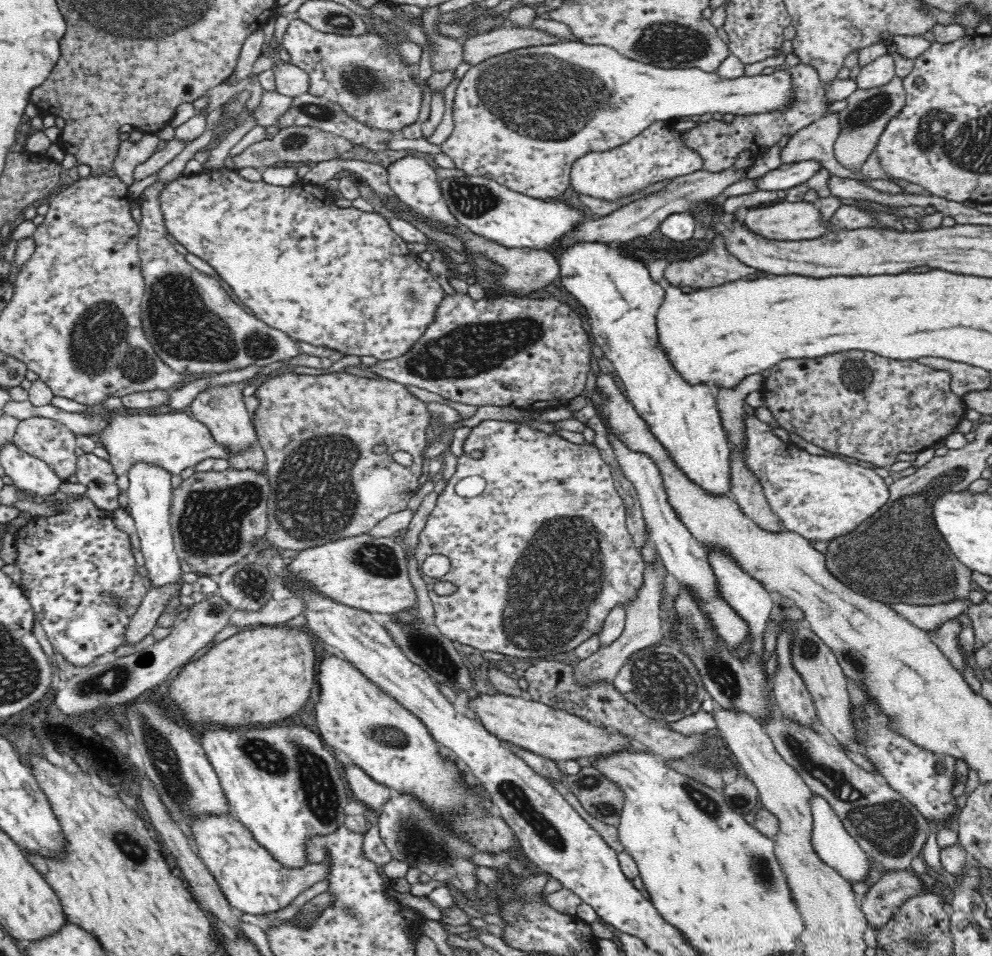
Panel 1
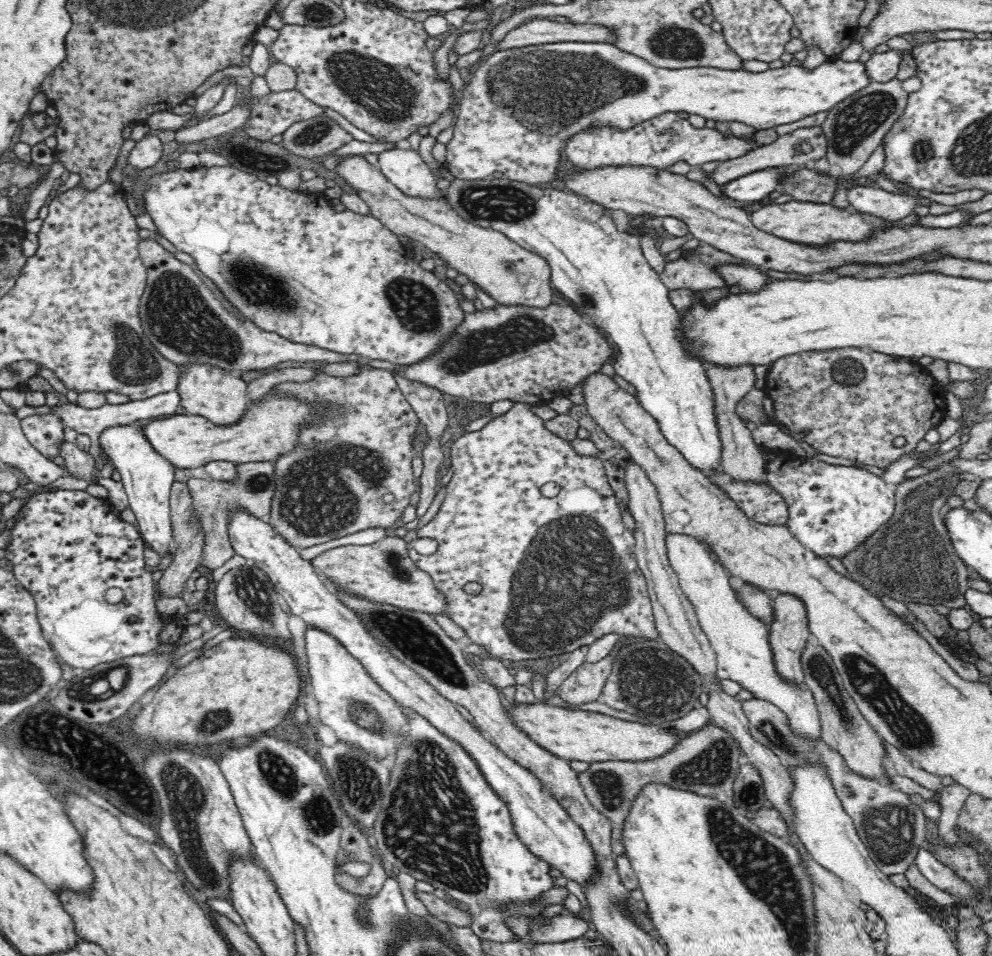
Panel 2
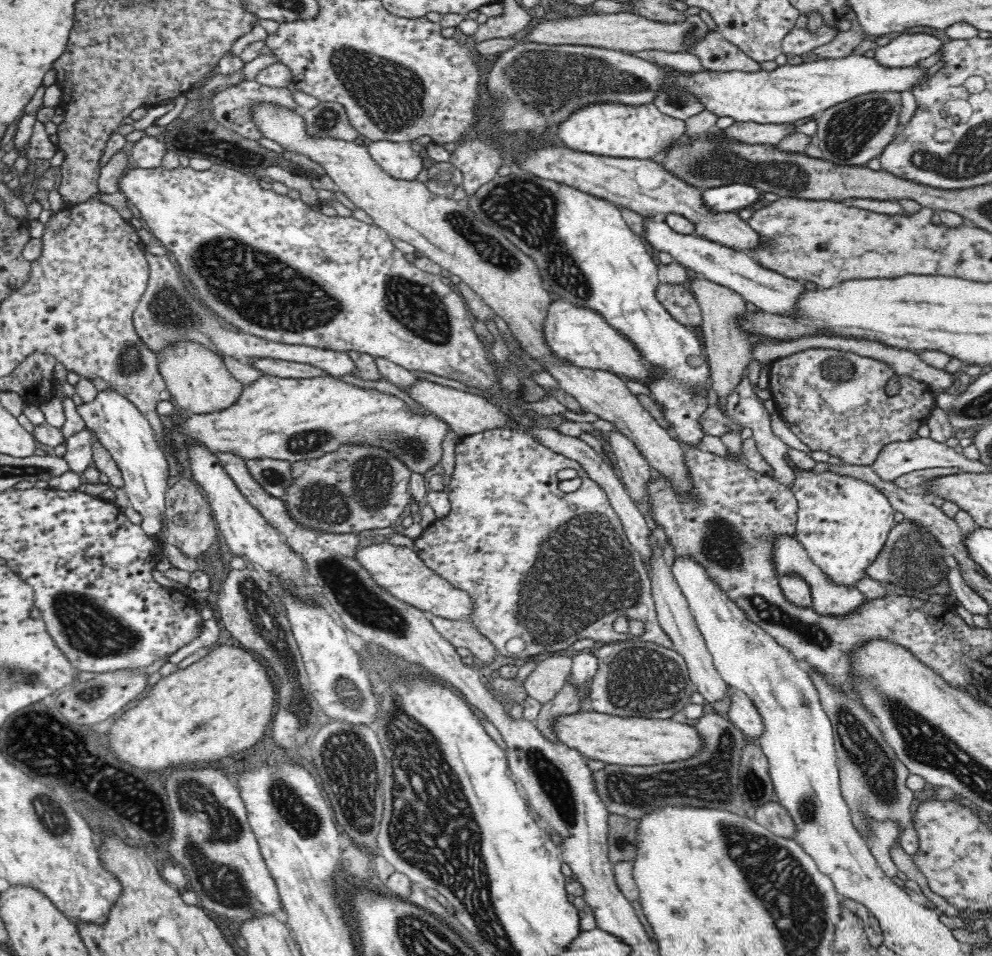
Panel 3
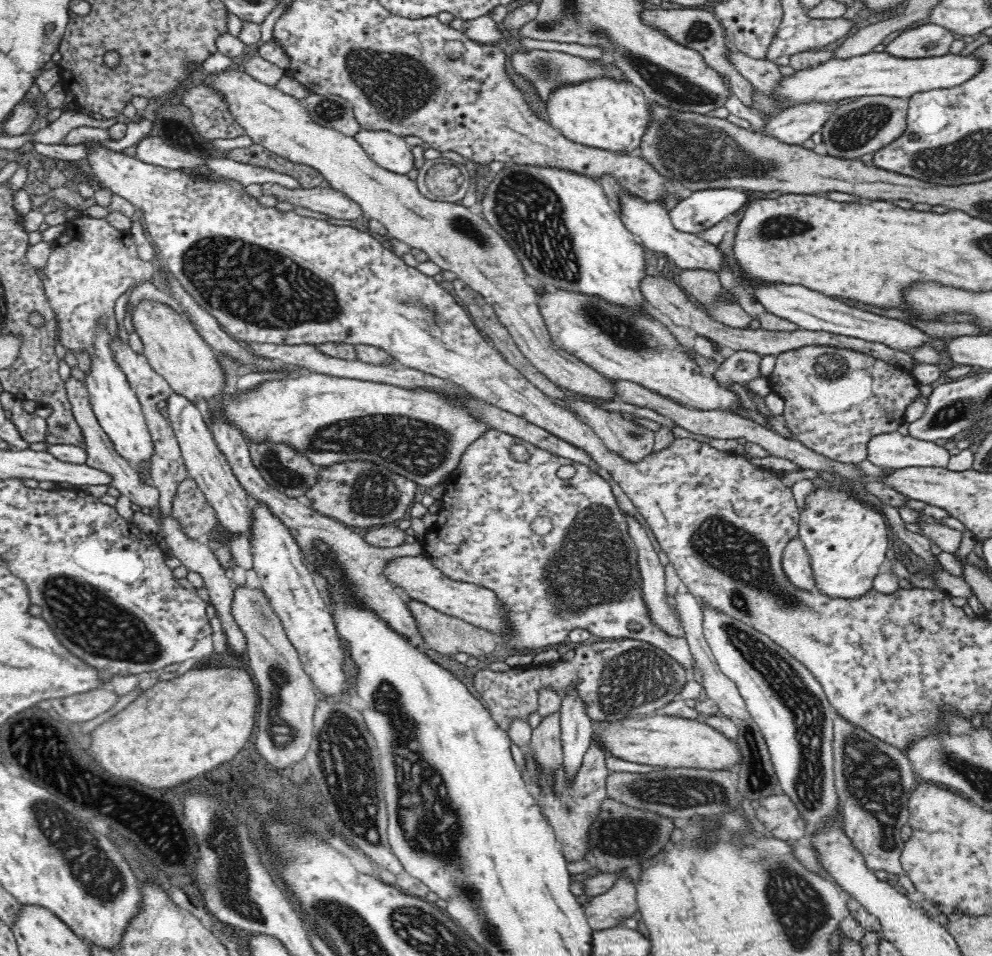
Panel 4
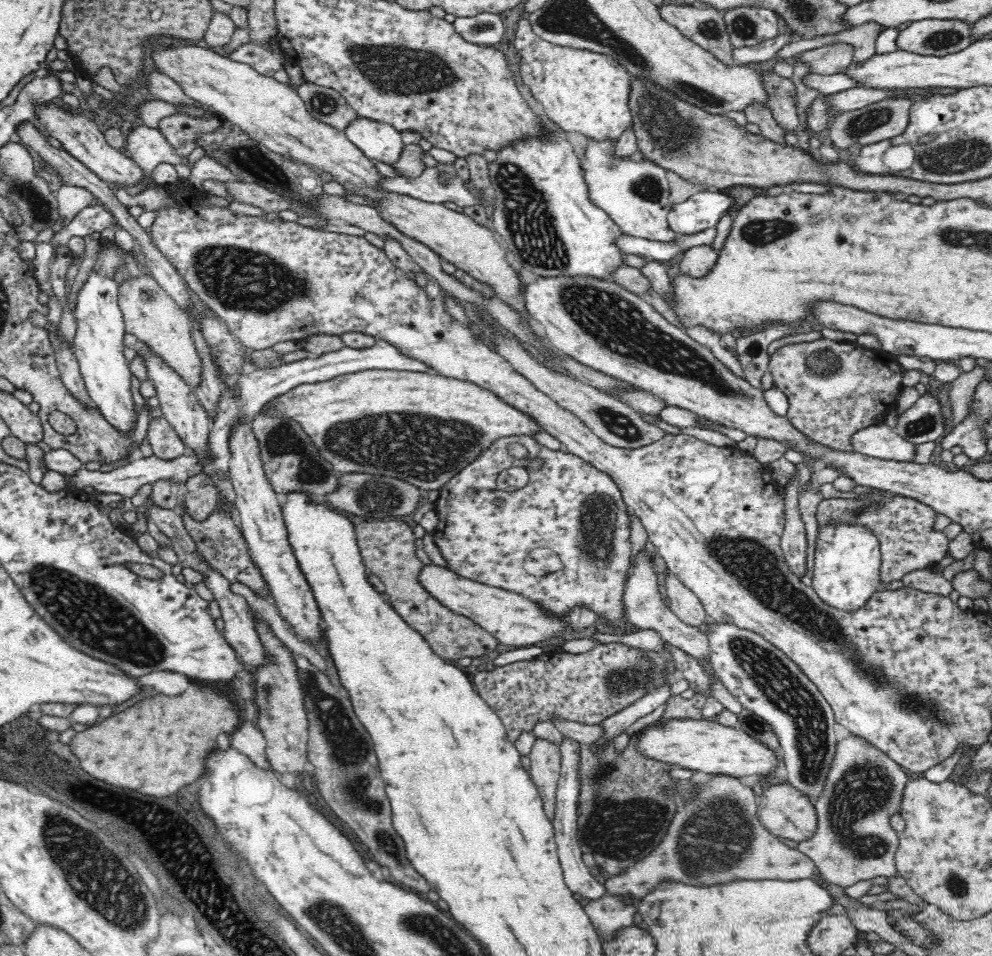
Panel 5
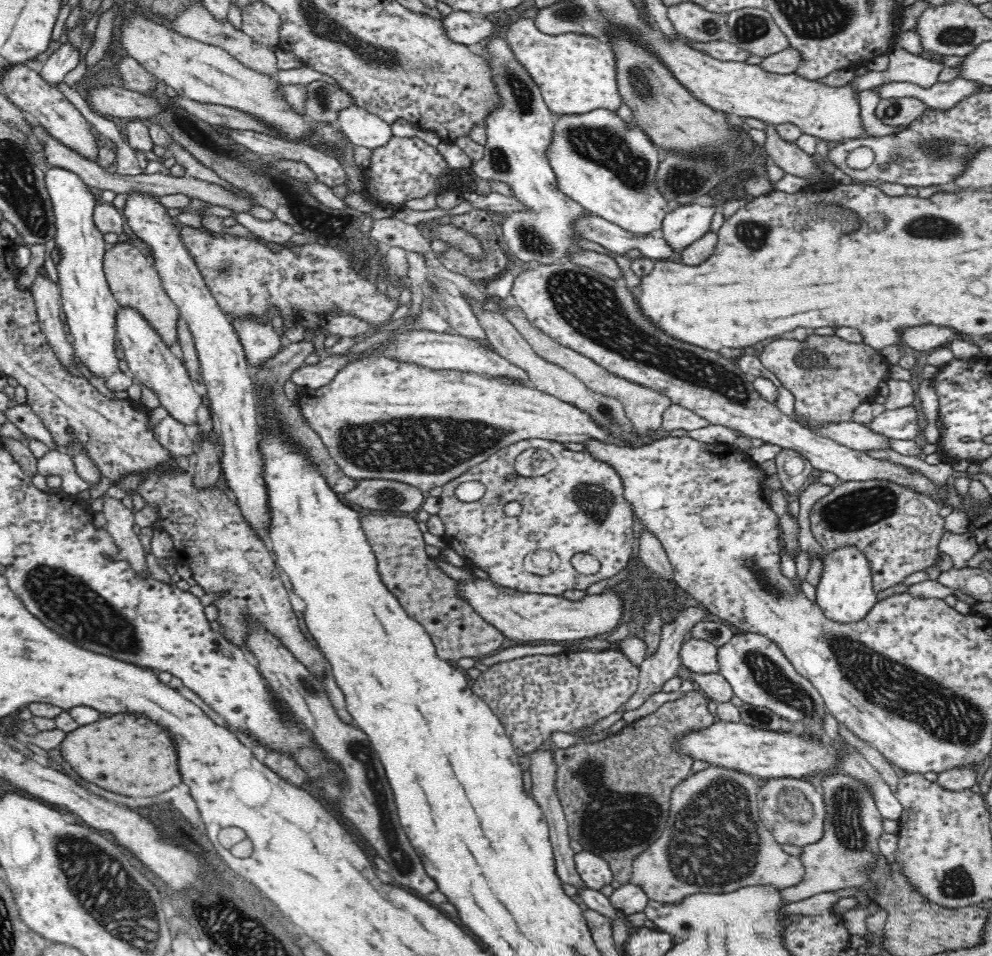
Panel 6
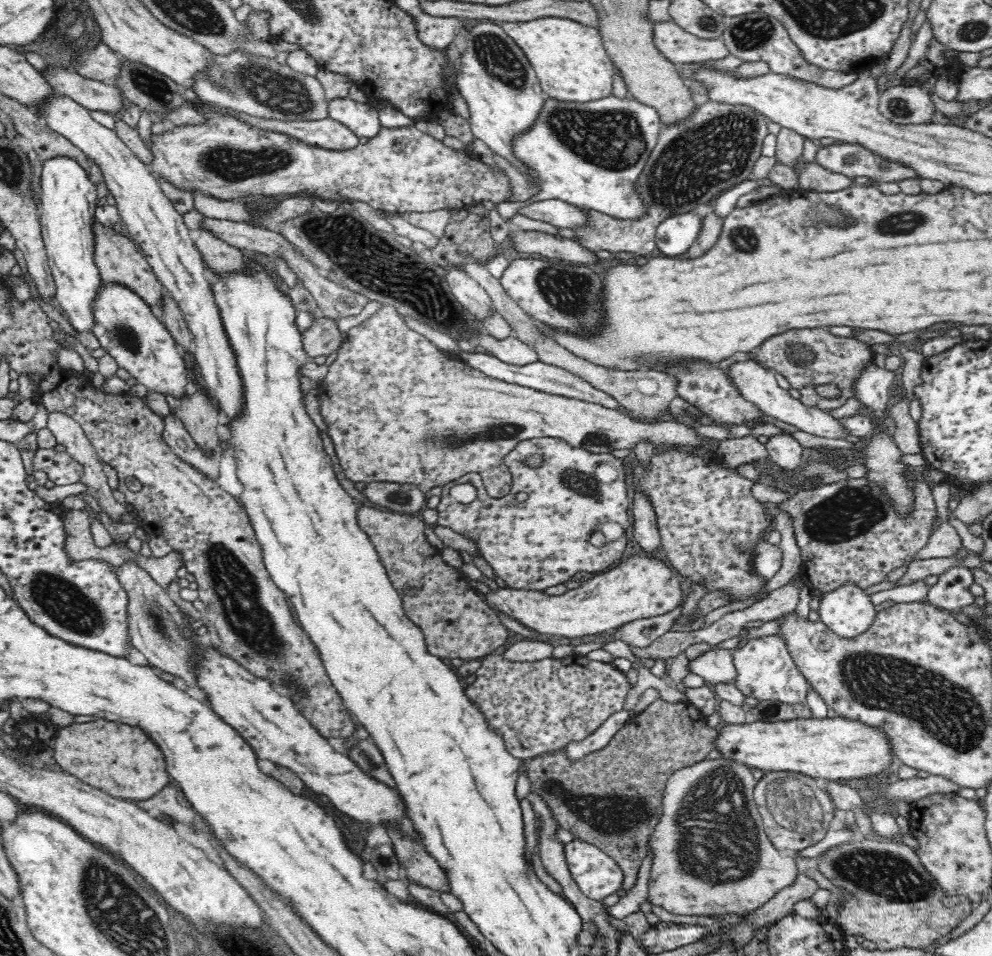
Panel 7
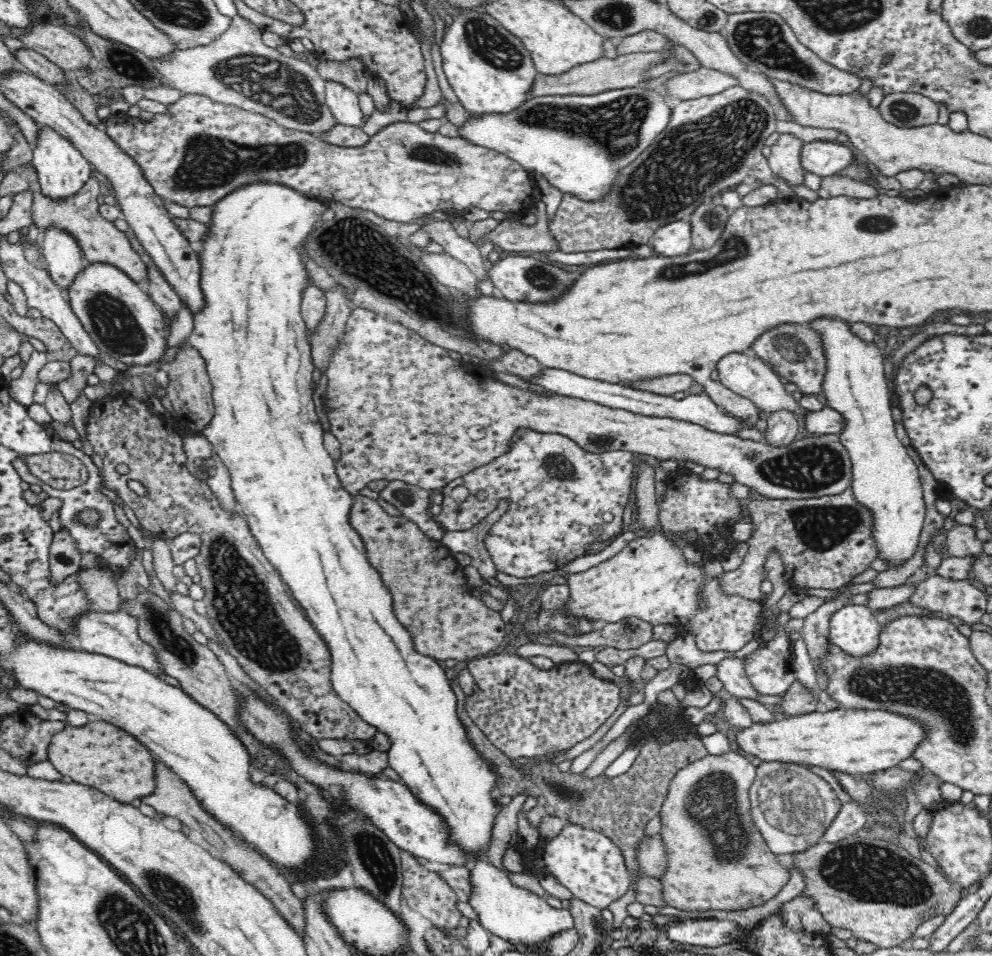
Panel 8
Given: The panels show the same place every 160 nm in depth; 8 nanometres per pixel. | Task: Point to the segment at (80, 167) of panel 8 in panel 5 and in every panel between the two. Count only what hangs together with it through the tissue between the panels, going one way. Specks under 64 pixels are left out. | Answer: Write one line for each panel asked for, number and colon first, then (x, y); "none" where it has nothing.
5: (98, 344)
6: (89, 305)
7: (68, 197)

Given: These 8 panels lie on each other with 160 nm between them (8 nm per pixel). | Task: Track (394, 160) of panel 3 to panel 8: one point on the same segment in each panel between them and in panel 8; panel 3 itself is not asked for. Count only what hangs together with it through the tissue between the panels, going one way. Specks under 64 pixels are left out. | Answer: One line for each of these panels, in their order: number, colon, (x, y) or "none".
4: (392, 152)
5: (379, 140)
6: (363, 128)
7: (362, 119)
8: (343, 102)

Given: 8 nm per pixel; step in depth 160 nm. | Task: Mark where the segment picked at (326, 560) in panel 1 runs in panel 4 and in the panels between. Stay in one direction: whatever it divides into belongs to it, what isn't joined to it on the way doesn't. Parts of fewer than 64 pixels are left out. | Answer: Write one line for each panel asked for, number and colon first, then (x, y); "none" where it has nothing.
2: (384, 572)
3: (399, 570)
4: (416, 576)

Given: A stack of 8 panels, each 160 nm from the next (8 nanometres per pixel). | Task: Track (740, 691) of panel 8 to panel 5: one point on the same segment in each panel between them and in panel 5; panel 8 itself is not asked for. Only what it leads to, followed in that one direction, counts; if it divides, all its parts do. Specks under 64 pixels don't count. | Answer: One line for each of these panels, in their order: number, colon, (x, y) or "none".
5: (643, 605)
6: (700, 657)
7: (717, 666)

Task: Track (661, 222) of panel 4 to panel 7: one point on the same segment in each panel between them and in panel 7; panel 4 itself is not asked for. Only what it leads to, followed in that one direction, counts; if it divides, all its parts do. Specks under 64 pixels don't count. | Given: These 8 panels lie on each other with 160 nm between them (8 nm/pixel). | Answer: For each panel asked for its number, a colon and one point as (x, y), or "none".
5: (635, 193)
6: (607, 165)
7: (589, 154)

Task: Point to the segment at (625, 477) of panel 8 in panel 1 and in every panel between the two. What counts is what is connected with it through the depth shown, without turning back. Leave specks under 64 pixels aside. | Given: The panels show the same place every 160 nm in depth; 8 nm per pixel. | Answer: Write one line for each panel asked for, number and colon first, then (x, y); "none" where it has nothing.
1: (512, 598)
2: (543, 594)
3: (507, 515)
4: (483, 534)
5: (578, 511)
6: (580, 507)
7: (538, 535)

